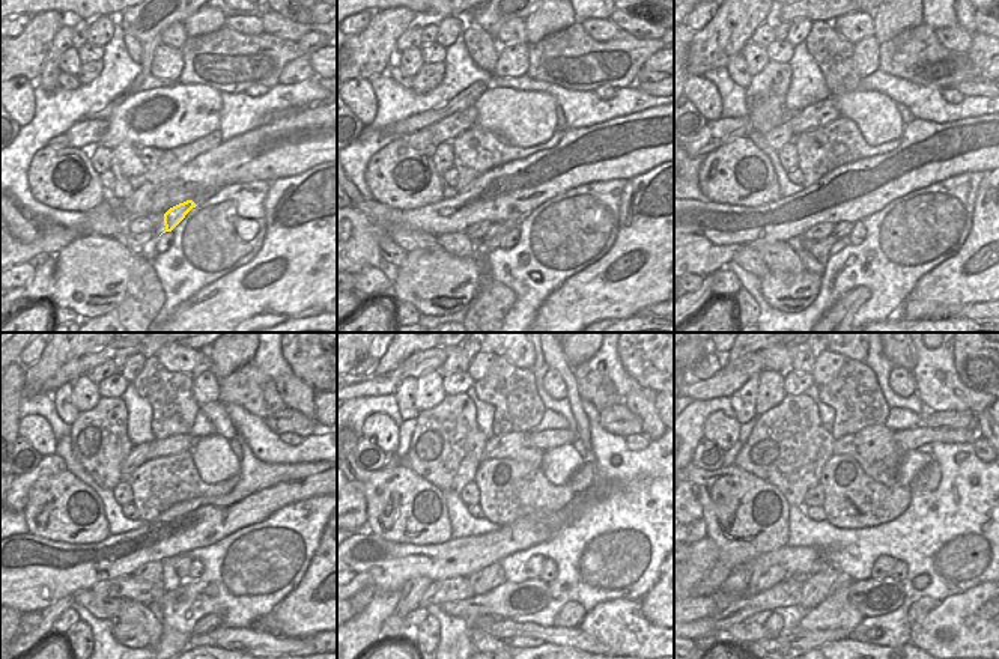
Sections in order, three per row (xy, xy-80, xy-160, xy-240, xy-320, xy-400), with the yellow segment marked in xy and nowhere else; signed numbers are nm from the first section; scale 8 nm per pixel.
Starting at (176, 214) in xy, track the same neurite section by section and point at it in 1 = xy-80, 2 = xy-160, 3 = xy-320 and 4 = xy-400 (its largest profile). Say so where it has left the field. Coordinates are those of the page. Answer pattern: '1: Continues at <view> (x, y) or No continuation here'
1: Continues at xy-80 (482, 247)
2: Continues at xy-160 (819, 249)
3: Continues at xy-320 (453, 589)
4: Continues at xy-400 (787, 593).

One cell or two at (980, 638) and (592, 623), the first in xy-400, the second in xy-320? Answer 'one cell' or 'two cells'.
one cell

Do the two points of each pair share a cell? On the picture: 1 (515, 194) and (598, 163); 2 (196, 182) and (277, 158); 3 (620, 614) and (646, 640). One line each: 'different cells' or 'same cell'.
1: same cell
2: same cell
3: same cell

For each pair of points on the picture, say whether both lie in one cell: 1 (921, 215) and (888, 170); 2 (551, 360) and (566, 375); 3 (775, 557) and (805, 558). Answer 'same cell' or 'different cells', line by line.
1: different cells
2: same cell
3: same cell

